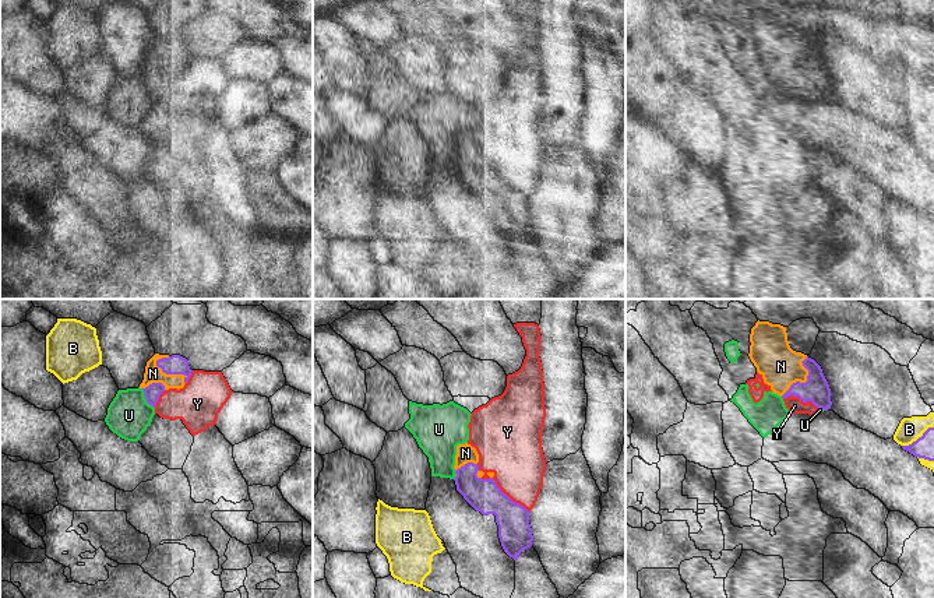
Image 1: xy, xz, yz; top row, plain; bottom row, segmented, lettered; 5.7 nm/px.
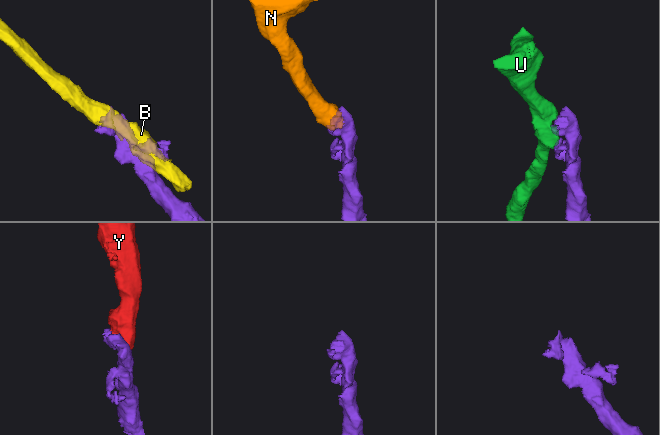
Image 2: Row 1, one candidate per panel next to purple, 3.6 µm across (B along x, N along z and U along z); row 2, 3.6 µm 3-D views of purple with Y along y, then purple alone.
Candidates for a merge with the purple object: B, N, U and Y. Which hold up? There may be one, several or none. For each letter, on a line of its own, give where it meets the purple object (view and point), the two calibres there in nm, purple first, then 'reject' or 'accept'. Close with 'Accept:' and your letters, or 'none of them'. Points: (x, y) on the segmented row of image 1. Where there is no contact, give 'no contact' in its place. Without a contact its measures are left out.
B: meets purple in yz at (919, 438); 120 nm thick on the purple side, 140 nm on the other; reject
N: meets purple in xy at (172, 373); 110 nm thick on the purple side, 100 nm on the other; accept
U: meets purple in xy at (145, 397); 90 nm thick on the purple side, 260 nm on the other; reject
Y: meets purple in xz at (501, 492); 190 nm thick on the purple side, 340 nm on the other; reject
Accept: N

